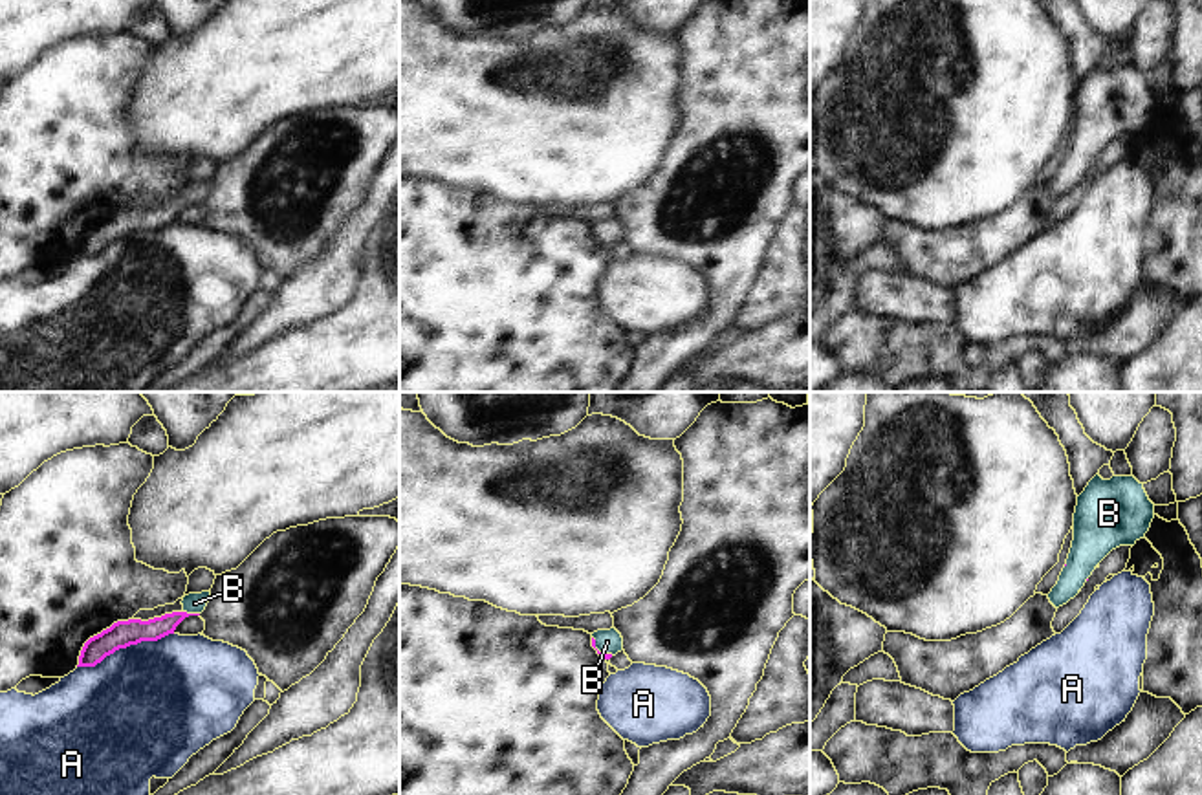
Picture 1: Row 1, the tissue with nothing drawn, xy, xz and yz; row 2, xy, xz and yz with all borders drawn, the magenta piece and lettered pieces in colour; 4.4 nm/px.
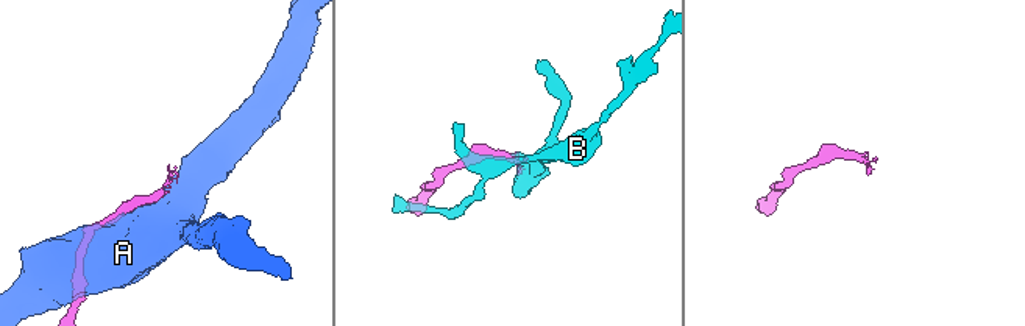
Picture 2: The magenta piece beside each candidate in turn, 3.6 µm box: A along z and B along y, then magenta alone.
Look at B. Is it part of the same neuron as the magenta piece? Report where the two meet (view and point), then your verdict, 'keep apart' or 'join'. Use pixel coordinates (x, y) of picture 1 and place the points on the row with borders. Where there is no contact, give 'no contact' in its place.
contact xy (191, 614); join

